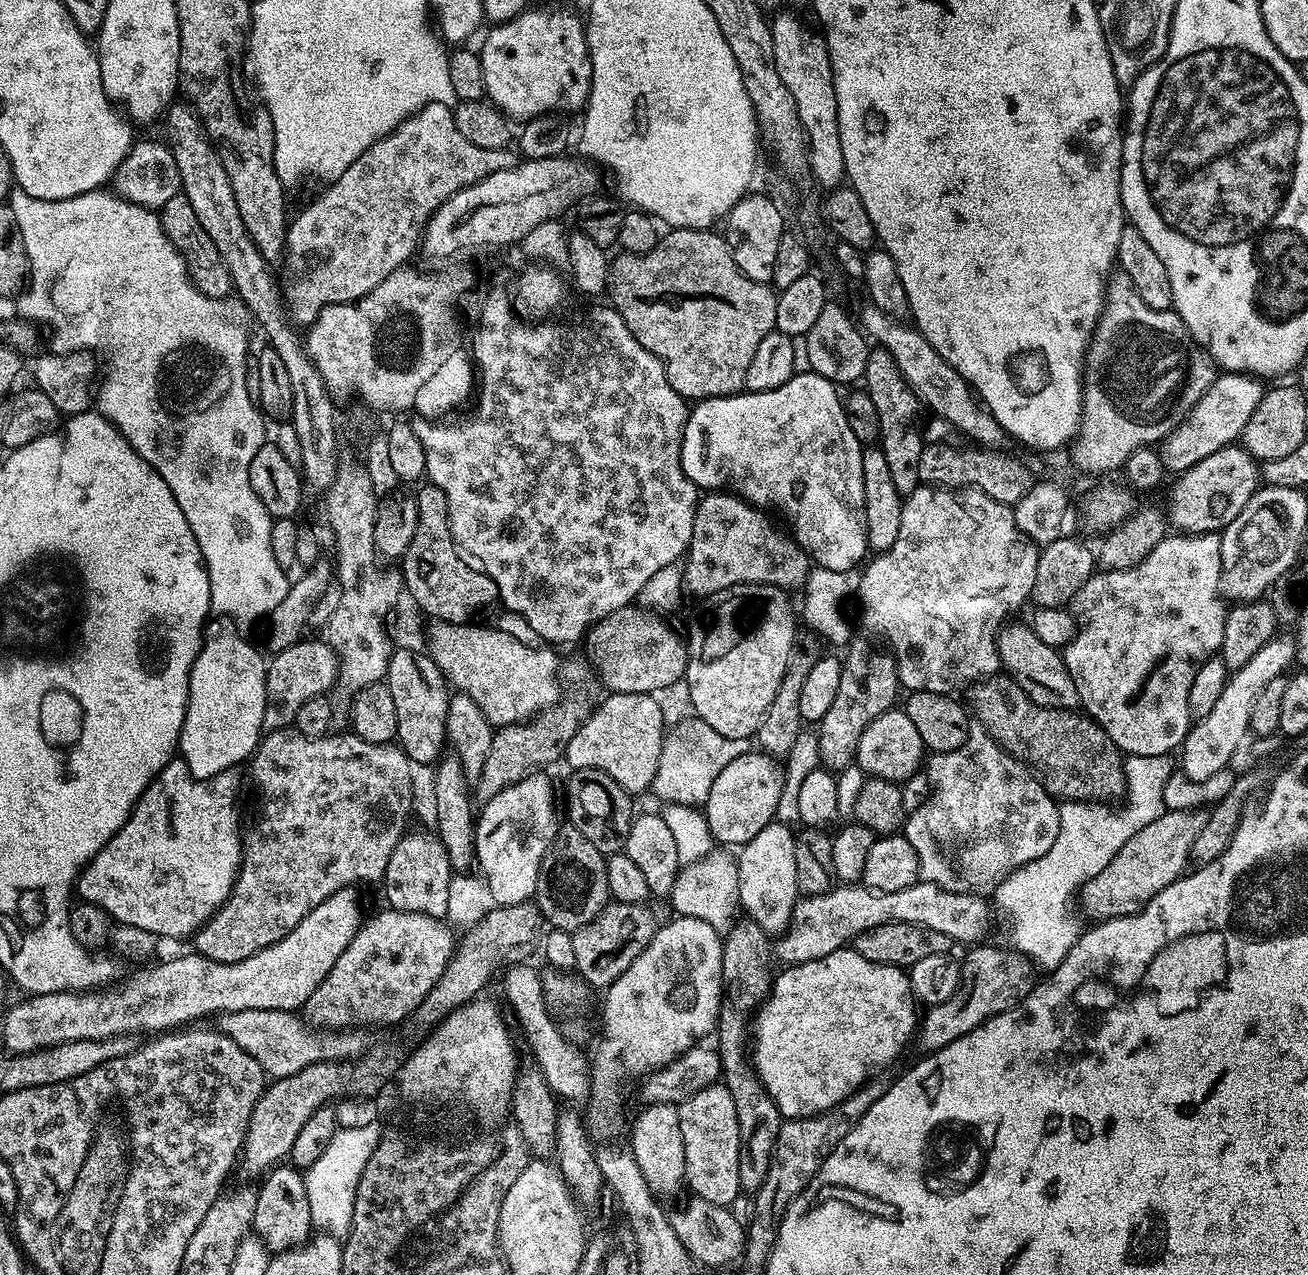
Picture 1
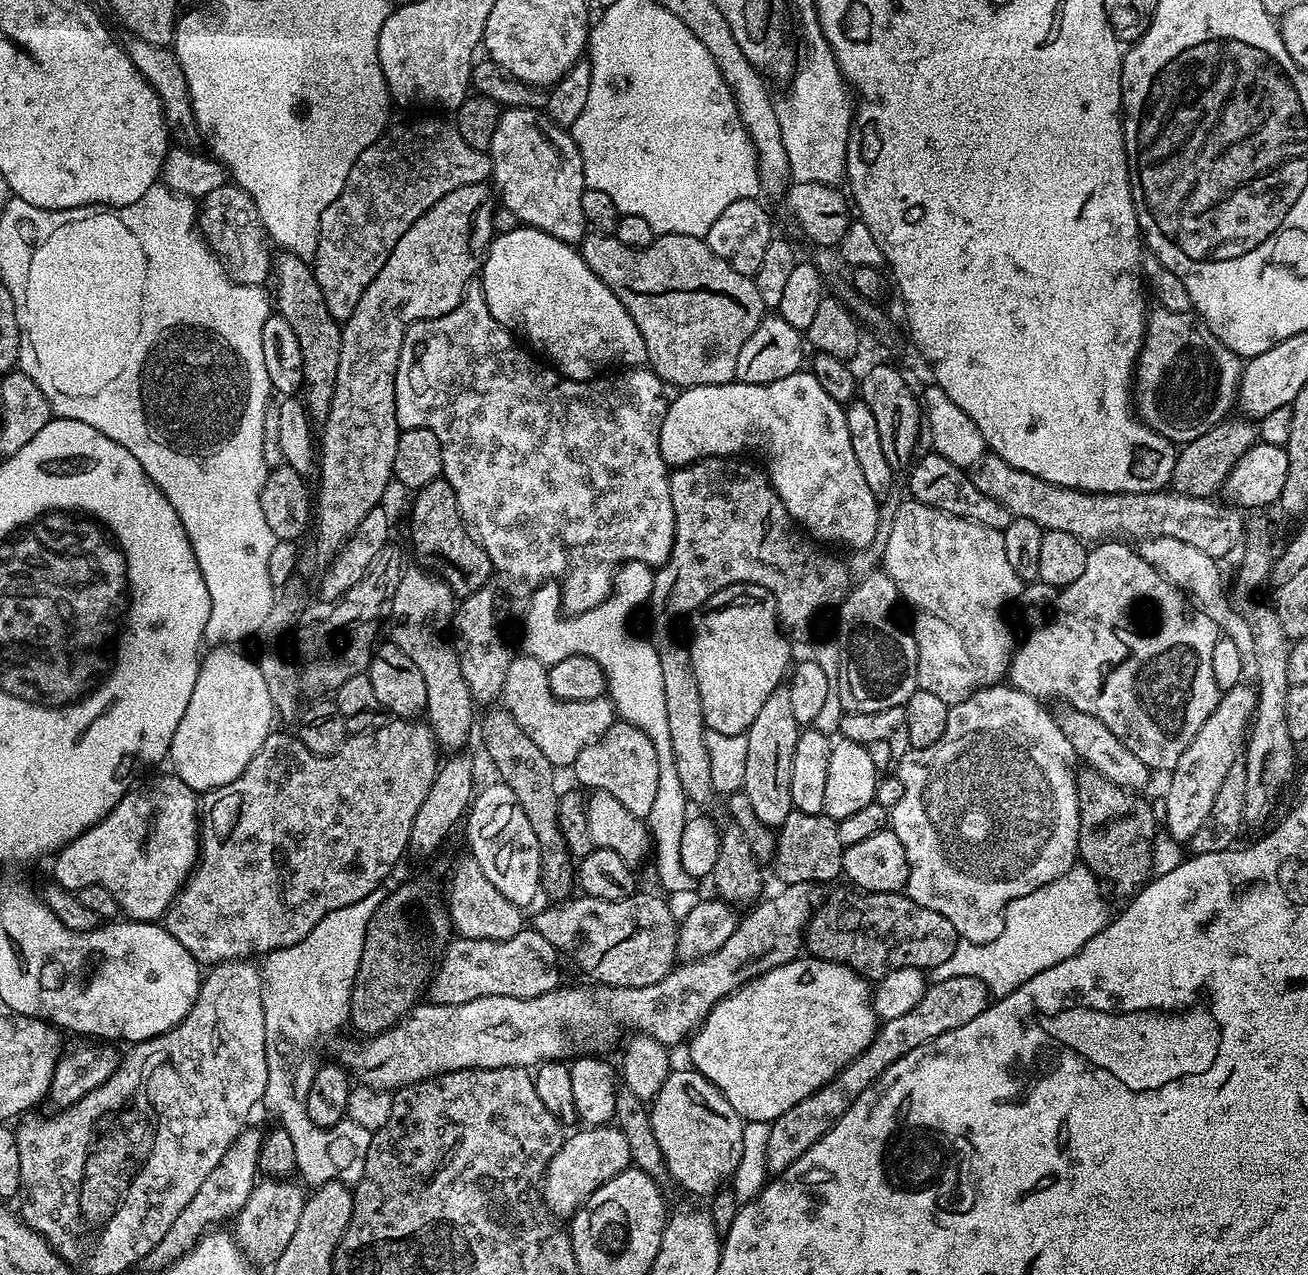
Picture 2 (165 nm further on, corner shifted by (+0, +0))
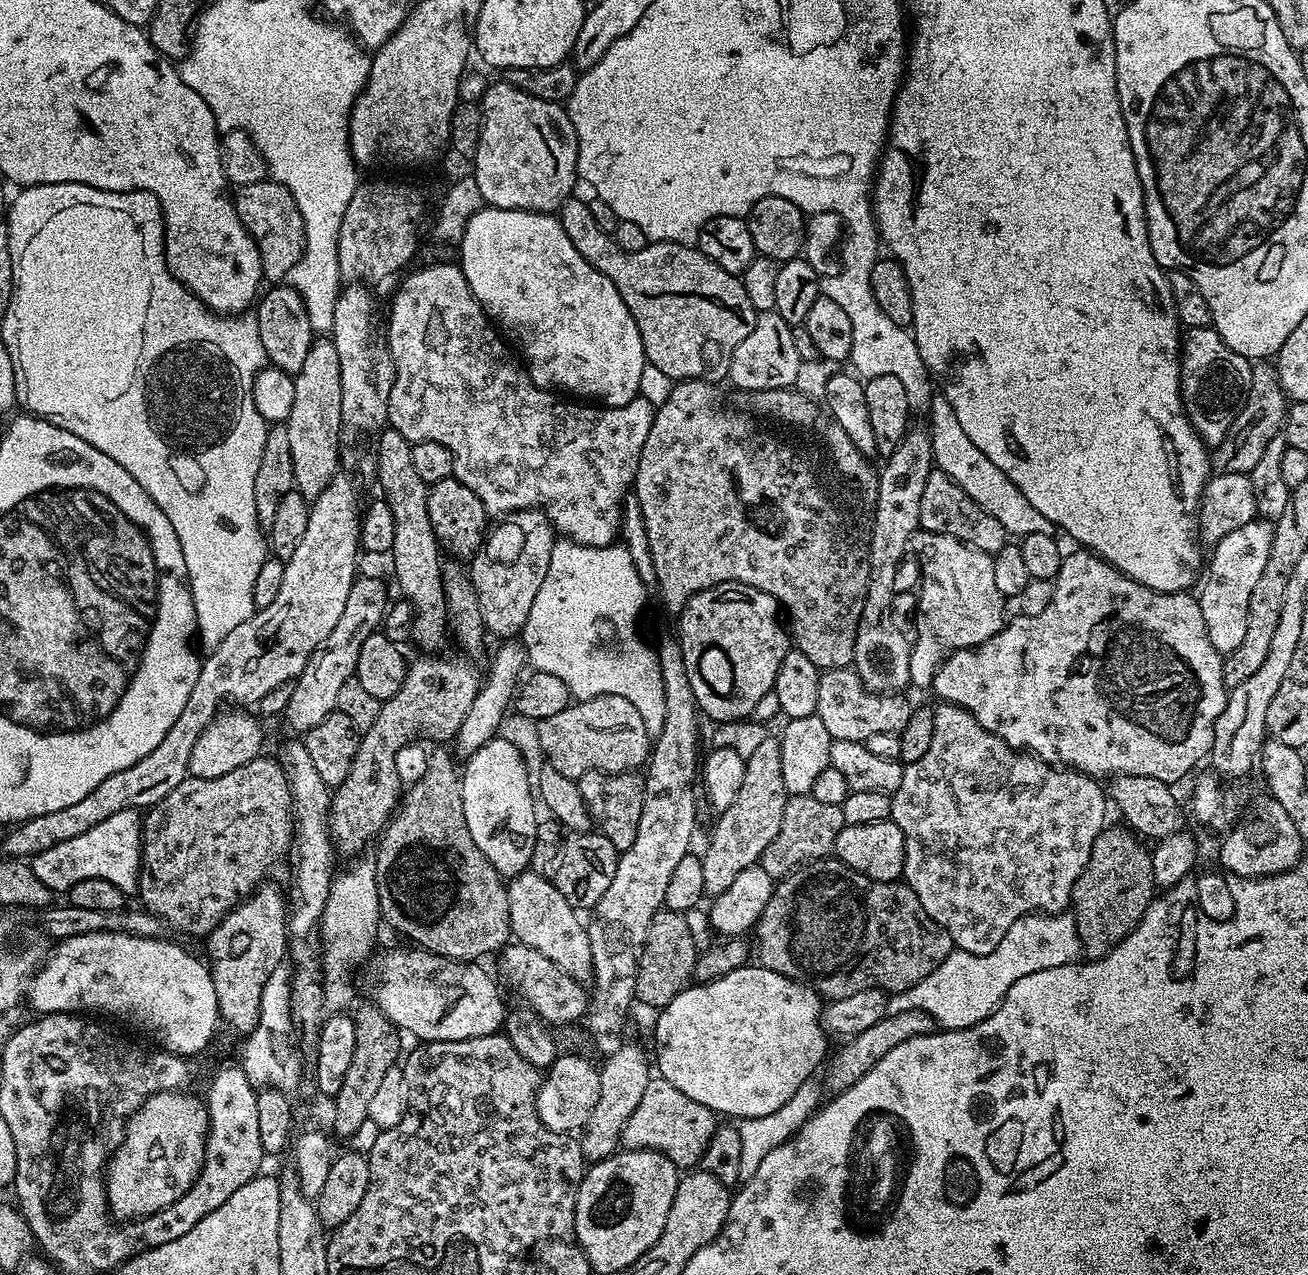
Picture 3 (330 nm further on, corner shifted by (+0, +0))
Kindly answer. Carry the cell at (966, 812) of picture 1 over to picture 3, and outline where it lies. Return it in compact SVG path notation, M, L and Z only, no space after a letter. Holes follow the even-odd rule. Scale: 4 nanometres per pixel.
M943 702L934 708L934 739L930 741L930 750L918 758L918 762L904 765L902 786L891 793L892 815L890 819L896 823L904 835L904 874L903 879L912 887L914 894L918 894L918 902L922 902L922 910L938 922L950 934L953 945L959 951L969 952L975 956L990 954L1002 942L1006 930L1014 926L1024 916L1033 914L1051 914L1065 911L1069 907L1074 890L1074 882L1084 873L1088 859L1094 846L1094 838L1106 827L1104 815L1110 812L1110 804L1106 799L1106 792L1100 789L1101 781L1083 772L1065 770L1053 766L1023 750L1011 748L1002 738L990 734L990 730L983 728L974 717L964 708Z

